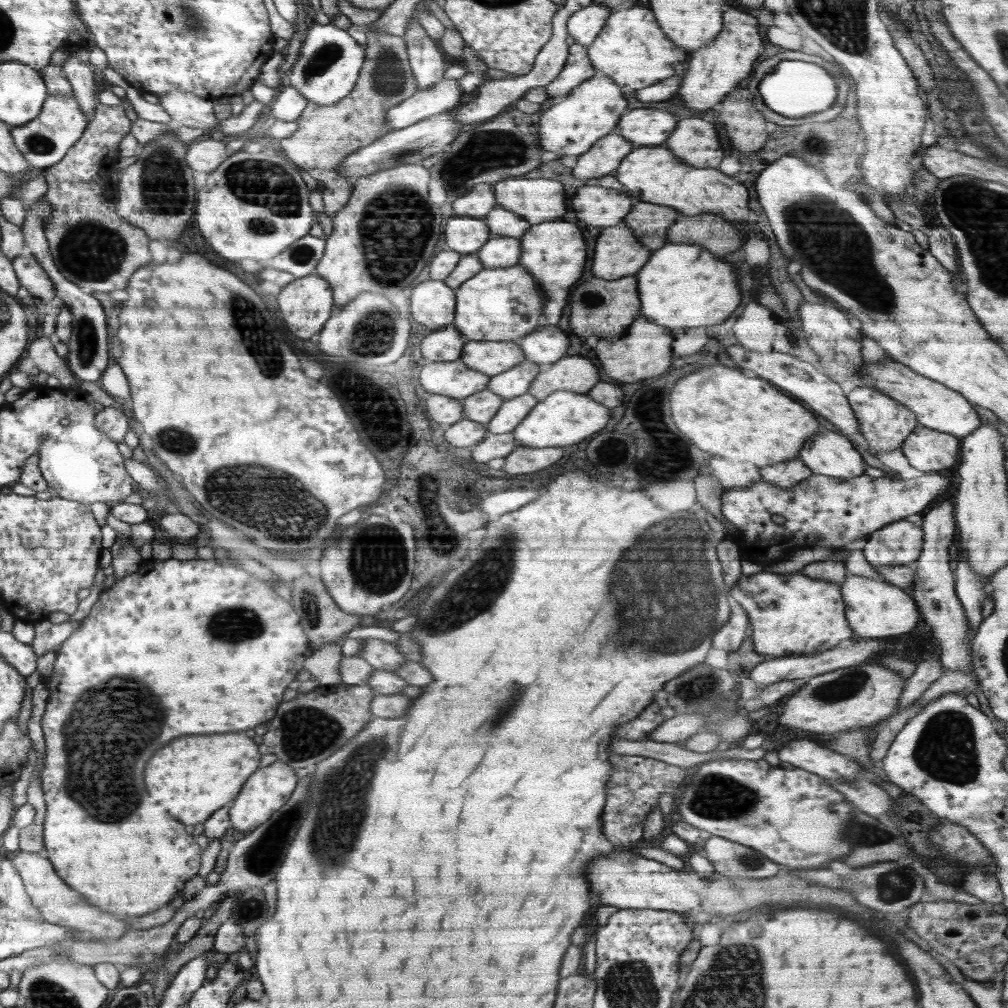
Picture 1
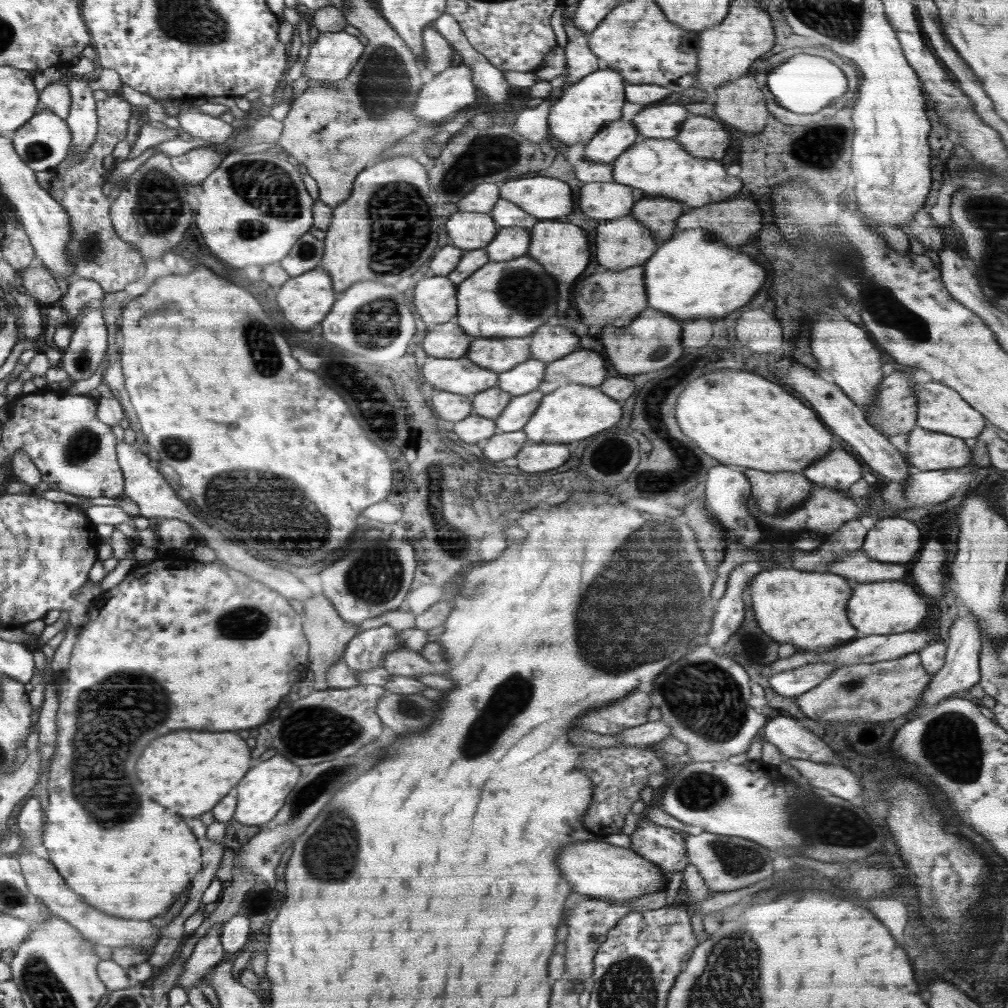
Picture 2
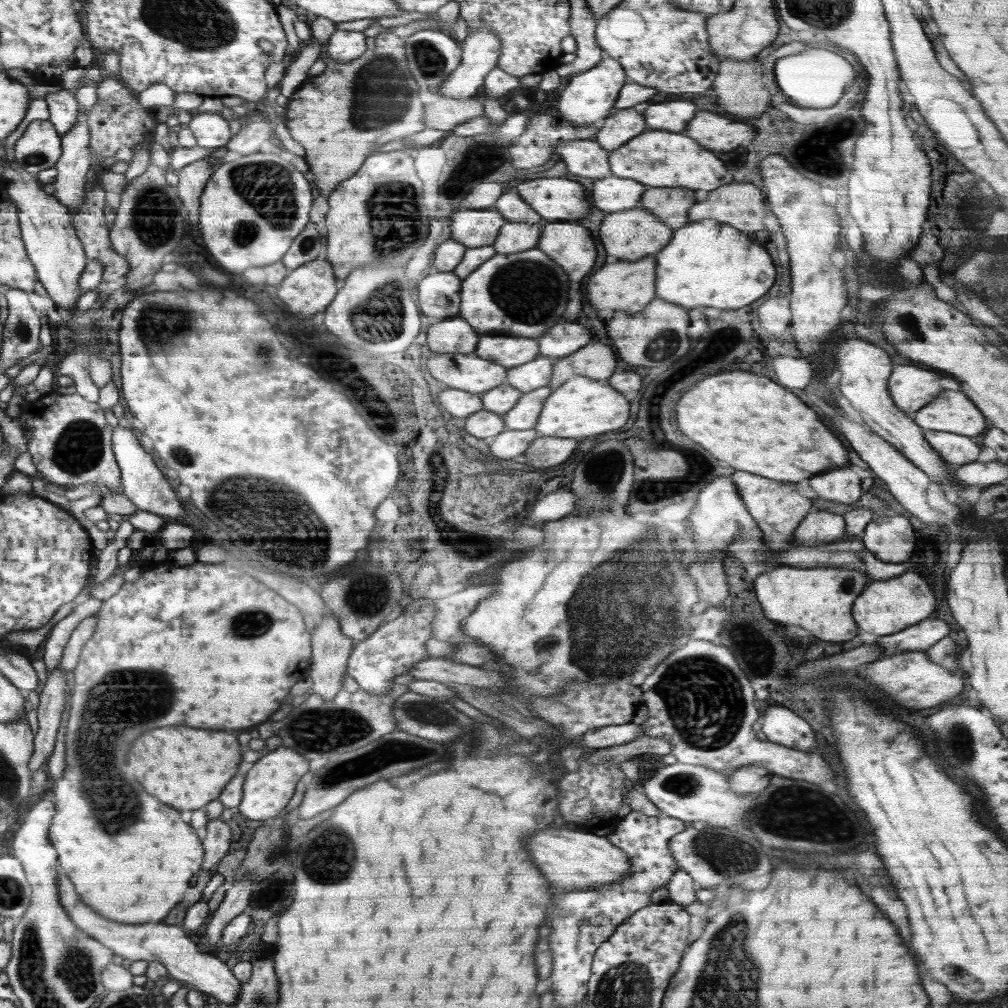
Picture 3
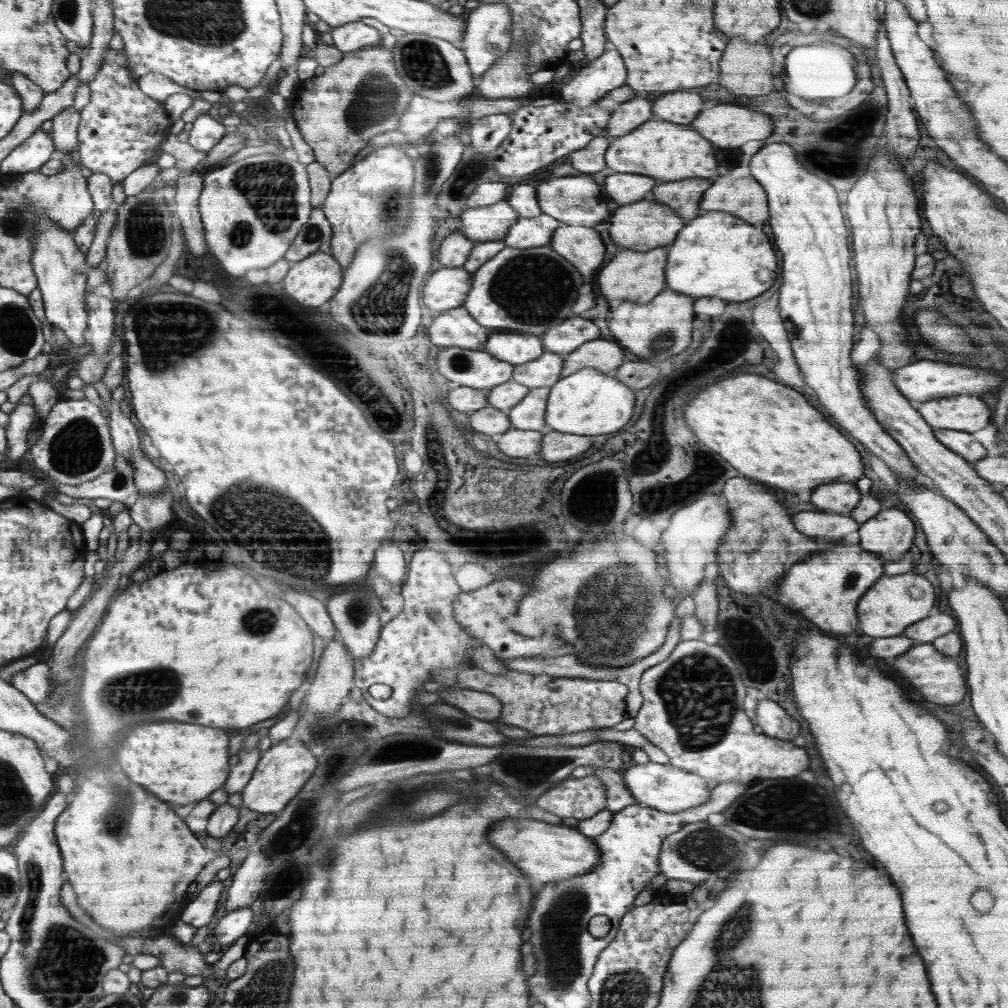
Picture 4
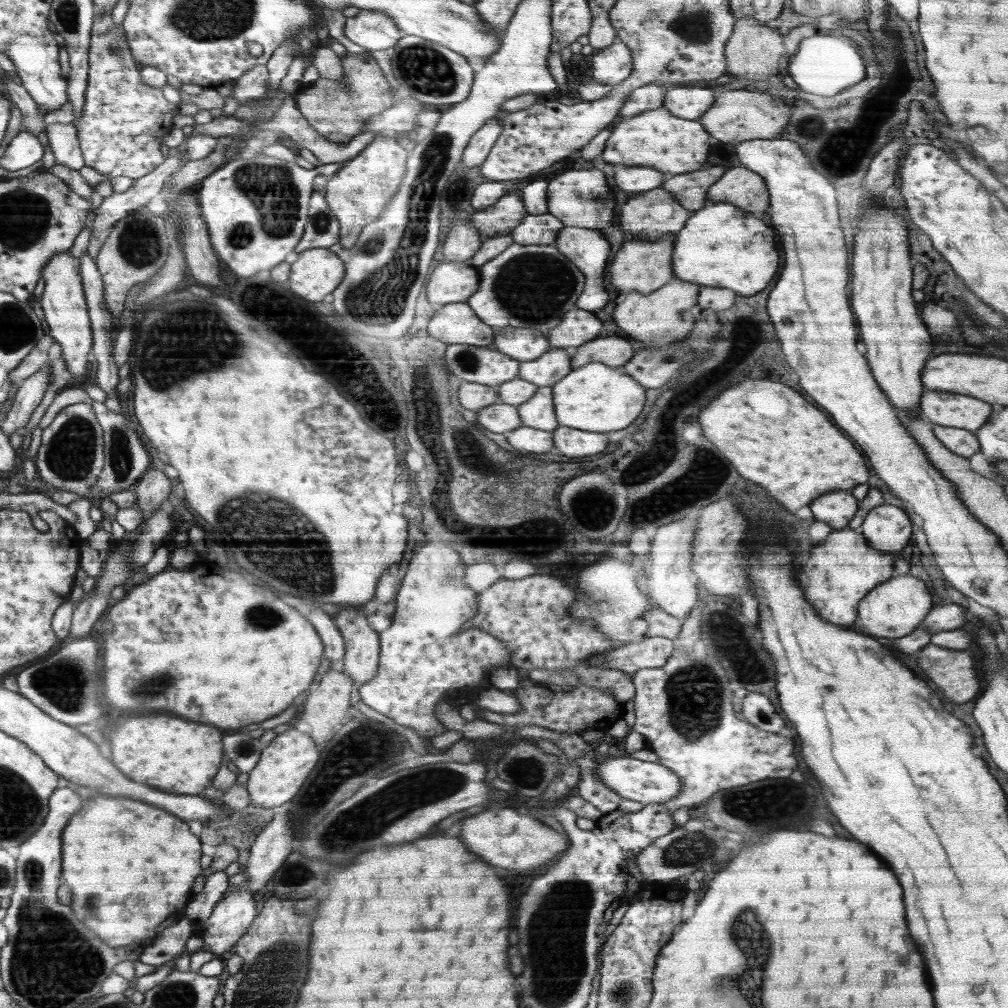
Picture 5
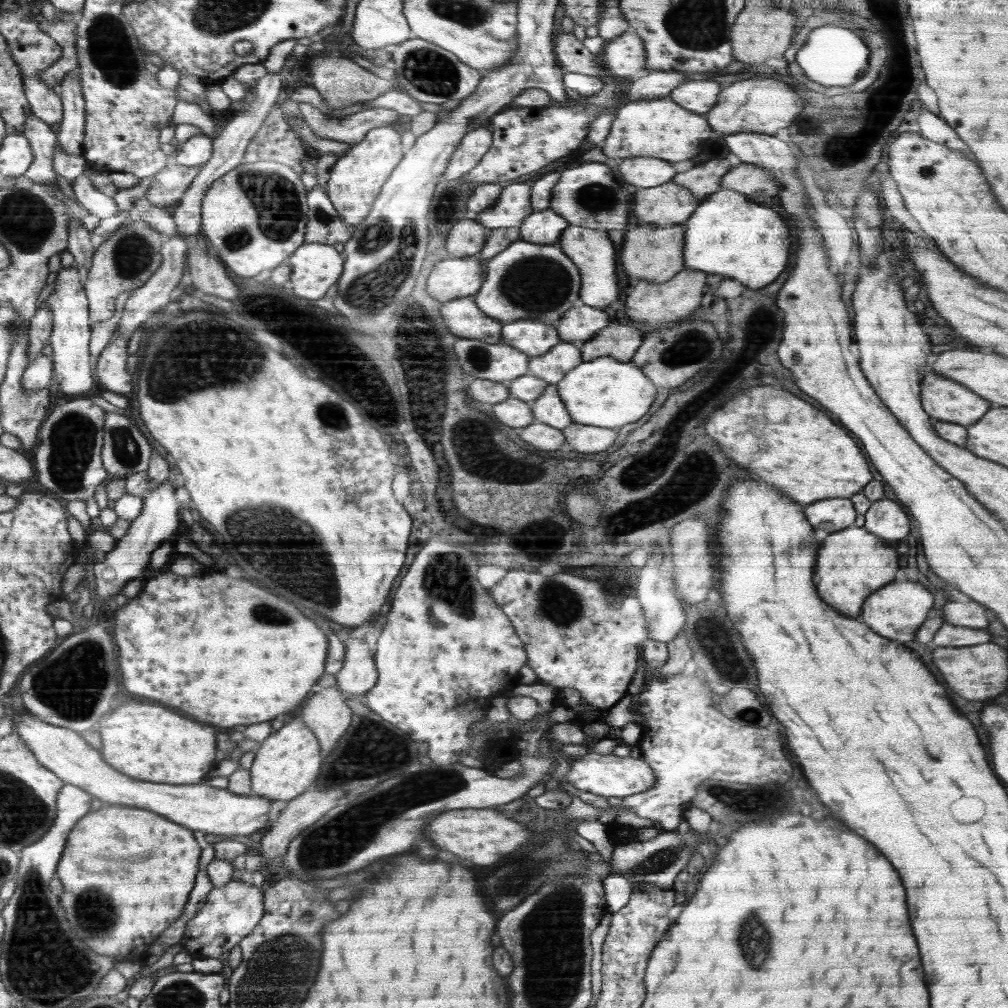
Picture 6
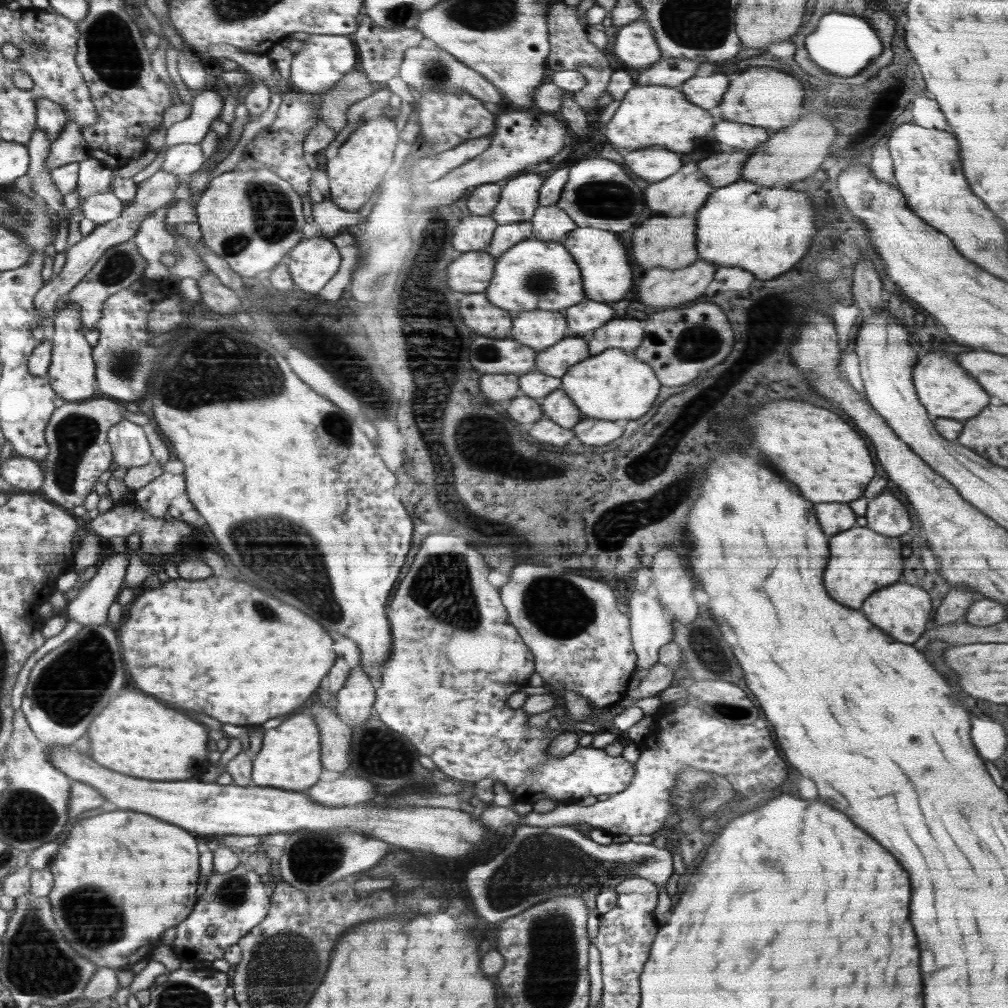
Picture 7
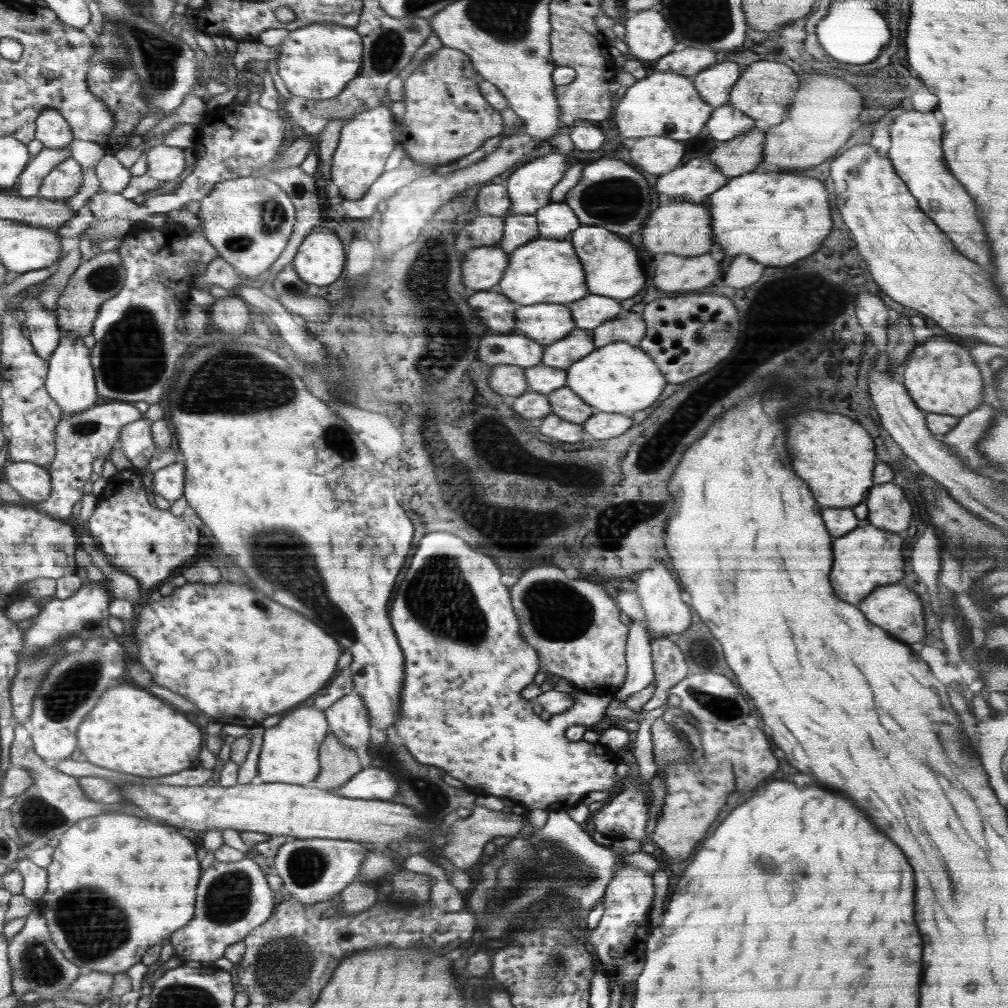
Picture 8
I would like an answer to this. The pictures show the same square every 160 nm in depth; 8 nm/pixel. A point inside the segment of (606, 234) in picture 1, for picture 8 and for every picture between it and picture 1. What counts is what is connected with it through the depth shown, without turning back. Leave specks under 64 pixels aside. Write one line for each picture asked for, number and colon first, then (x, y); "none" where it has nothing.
2: (623, 243)
3: (631, 235)
4: (643, 226)
5: (652, 215)
6: (669, 204)
7: (683, 193)
8: (694, 182)

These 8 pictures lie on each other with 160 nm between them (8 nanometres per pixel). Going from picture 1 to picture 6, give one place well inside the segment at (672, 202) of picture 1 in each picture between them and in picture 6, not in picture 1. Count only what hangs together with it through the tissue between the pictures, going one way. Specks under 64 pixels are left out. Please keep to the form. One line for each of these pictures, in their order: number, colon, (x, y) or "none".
2: (661, 168)
3: (656, 158)
4: (658, 149)
5: (657, 137)
6: (658, 127)

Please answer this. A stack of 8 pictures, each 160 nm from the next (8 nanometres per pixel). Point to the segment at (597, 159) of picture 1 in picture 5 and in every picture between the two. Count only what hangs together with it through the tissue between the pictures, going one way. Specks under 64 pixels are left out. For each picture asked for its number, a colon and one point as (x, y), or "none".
2: (608, 144)
3: (614, 131)
4: (632, 113)
5: (650, 95)

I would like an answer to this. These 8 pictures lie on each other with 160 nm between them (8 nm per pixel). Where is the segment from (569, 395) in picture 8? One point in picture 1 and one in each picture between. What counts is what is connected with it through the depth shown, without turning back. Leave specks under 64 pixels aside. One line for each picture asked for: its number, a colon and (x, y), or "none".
1: (512, 412)
2: (520, 408)
3: (525, 413)
4: (529, 414)
5: (538, 412)
6: (548, 408)
7: (557, 406)

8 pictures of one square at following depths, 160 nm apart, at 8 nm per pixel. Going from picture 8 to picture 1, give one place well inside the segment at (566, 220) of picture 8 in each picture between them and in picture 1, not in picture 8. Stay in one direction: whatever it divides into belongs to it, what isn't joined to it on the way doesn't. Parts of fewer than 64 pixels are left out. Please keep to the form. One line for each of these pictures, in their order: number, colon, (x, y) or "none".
1: (498, 252)
2: (510, 243)
3: (514, 237)
4: (528, 232)
5: (543, 229)
6: (543, 227)
7: (550, 223)

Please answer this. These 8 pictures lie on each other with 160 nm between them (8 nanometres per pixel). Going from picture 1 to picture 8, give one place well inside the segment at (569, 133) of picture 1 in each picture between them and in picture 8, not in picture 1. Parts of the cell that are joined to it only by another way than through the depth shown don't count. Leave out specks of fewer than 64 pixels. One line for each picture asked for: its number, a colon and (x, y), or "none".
2: (586, 107)
3: (588, 98)
4: (607, 72)
5: (611, 65)
6: (625, 56)
7: (635, 45)
8: (648, 36)

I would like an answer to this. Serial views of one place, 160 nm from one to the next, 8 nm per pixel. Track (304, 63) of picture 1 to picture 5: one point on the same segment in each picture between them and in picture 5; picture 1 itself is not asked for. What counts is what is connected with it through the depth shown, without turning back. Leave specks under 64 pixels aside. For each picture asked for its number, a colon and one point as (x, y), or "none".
2: (332, 56)
3: (344, 46)
4: (349, 38)
5: (373, 30)

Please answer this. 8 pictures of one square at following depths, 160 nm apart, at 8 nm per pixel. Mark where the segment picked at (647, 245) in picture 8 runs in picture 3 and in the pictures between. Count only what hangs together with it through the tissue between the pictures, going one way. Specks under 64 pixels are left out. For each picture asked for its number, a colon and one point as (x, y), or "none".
3: (628, 285)
4: (636, 276)
5: (641, 266)
6: (650, 253)
7: (668, 241)

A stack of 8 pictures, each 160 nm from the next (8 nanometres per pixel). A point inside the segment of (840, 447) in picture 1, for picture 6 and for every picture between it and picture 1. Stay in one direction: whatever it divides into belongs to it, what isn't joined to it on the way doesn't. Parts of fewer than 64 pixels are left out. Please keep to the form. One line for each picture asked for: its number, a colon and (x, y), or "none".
2: (839, 470)
3: (842, 485)
4: (842, 496)
5: (836, 509)
6: (829, 515)

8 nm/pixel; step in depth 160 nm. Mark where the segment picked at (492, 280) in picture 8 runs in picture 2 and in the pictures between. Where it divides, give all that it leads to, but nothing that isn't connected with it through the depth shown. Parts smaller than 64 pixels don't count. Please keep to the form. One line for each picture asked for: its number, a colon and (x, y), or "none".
2: (434, 298)
3: (438, 293)
4: (445, 288)
5: (449, 282)
6: (452, 278)
7: (471, 273)

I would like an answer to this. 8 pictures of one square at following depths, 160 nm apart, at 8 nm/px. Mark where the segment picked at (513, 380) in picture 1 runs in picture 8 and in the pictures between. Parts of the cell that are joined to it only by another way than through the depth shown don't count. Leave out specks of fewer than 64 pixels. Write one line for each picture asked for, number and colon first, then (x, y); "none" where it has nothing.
2: (526, 377)
3: (536, 373)
4: (544, 371)
5: (545, 371)
6: (552, 365)
7: (555, 360)
8: (561, 354)

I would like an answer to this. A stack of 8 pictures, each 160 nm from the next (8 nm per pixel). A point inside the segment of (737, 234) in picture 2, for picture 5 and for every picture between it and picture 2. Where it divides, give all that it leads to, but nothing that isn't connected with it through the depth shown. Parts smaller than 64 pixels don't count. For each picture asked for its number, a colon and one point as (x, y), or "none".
3: (741, 205)
4: (744, 197)
5: (739, 186)

